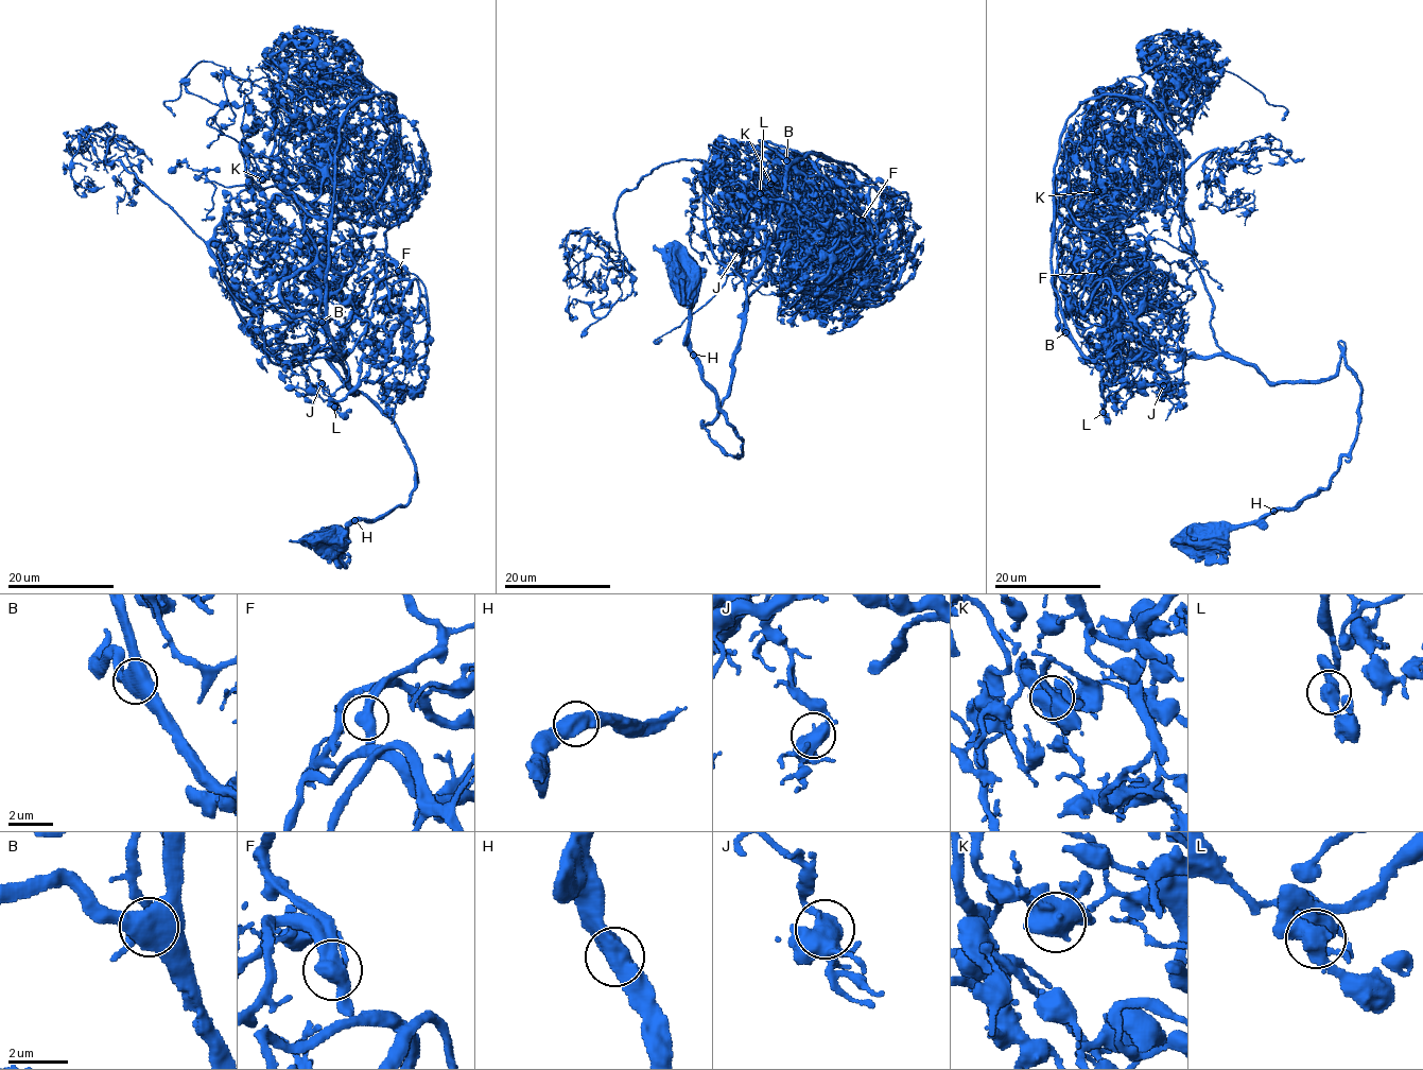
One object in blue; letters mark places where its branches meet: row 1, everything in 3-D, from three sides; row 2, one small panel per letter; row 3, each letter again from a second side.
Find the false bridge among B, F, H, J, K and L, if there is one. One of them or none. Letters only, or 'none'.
none

